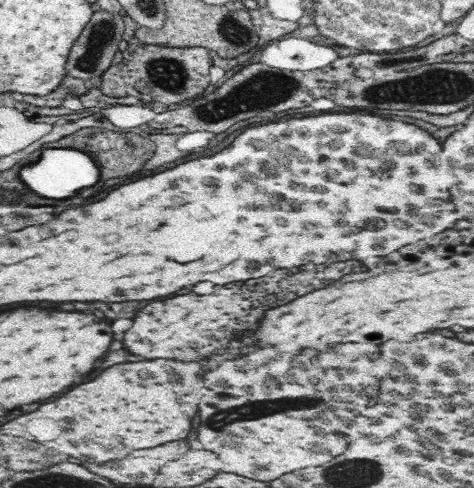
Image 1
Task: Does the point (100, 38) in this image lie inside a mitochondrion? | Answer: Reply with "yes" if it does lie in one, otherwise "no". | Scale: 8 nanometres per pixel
yes

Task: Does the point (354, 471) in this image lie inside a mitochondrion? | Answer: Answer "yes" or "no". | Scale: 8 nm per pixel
yes

